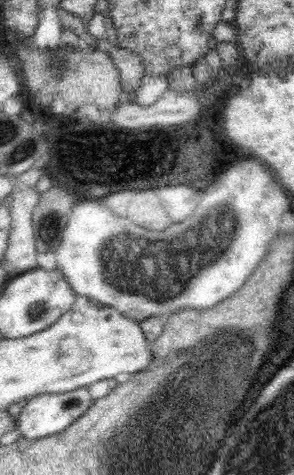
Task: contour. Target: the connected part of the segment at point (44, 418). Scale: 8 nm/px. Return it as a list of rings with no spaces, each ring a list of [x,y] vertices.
[[[82,386],[60,394],[40,394],[28,399],[15,418],[15,428],[21,434],[19,438],[38,440],[68,428],[94,402],[87,388]]]

